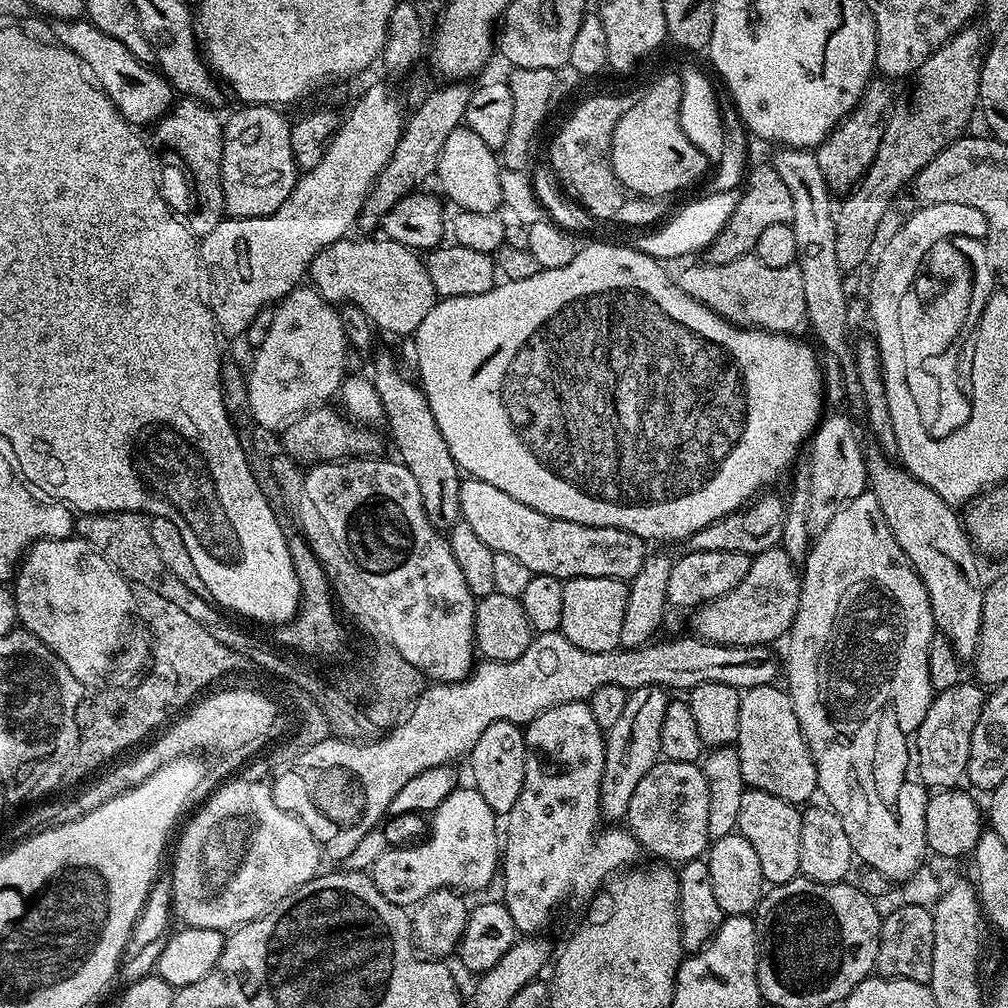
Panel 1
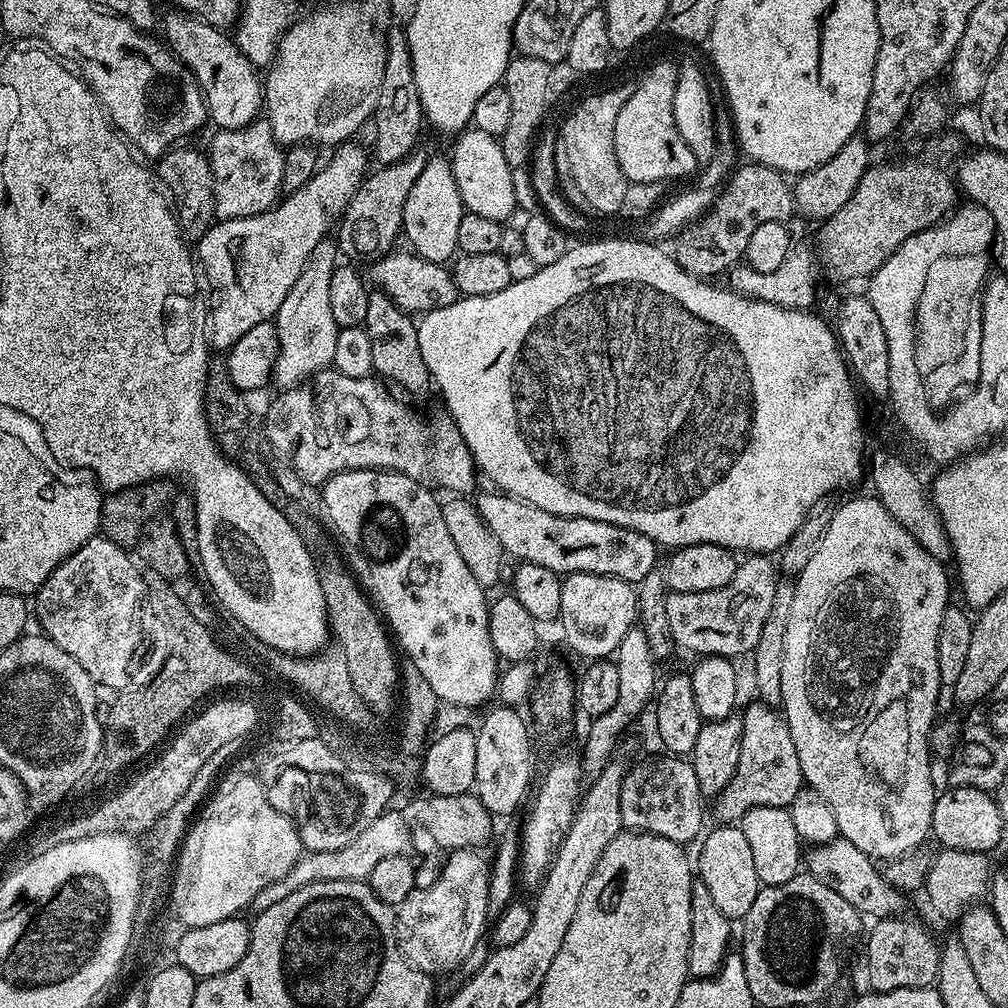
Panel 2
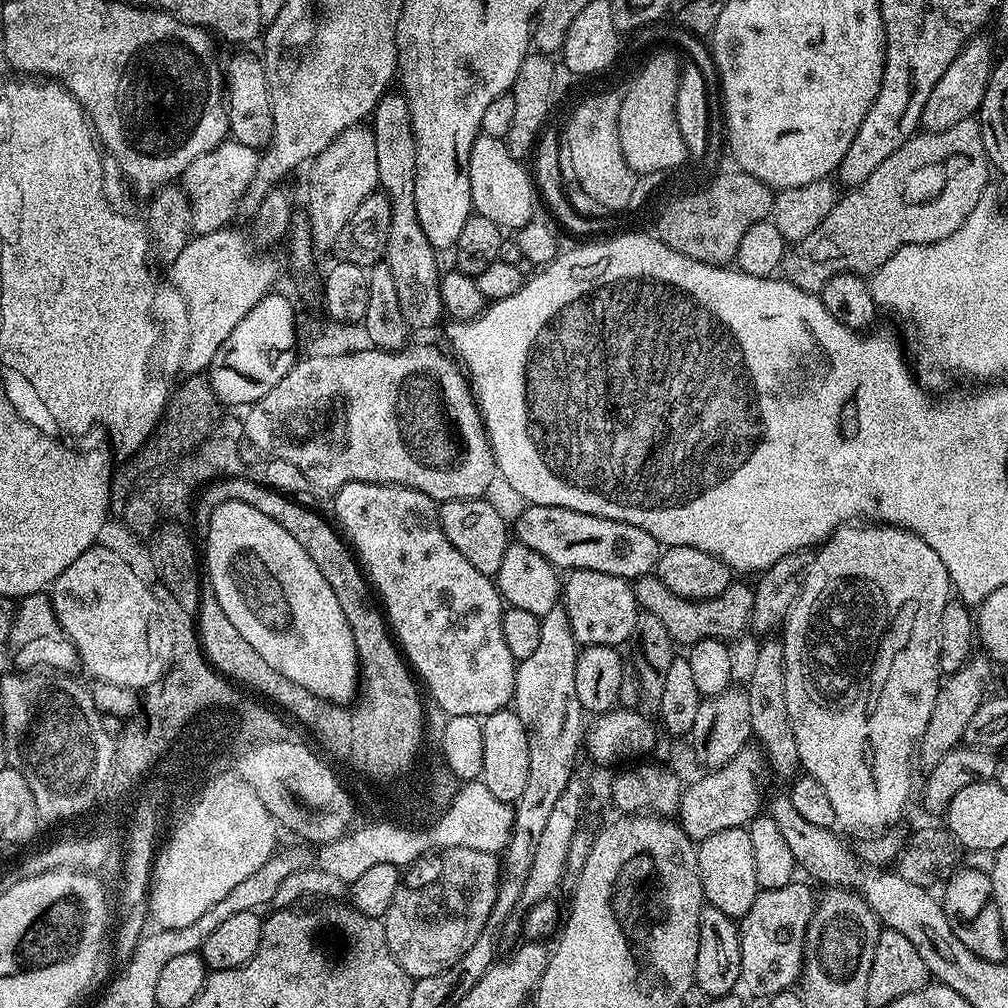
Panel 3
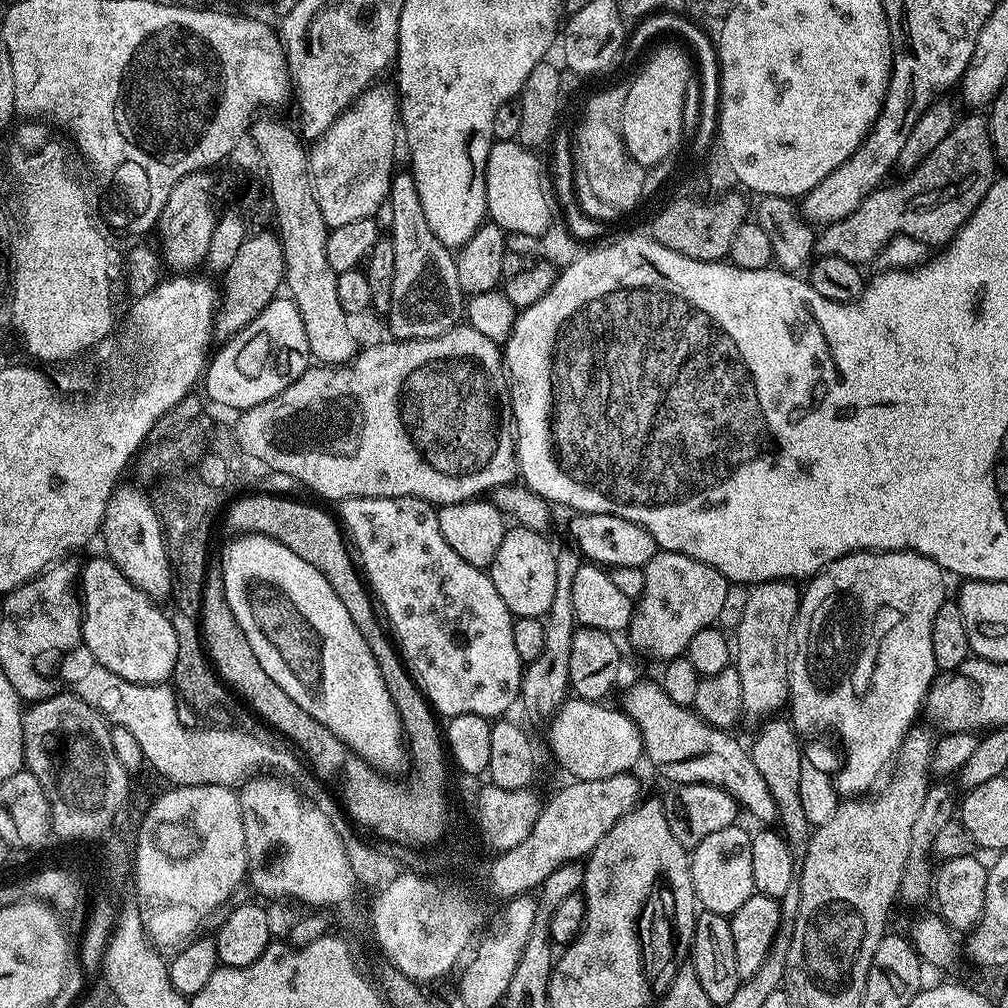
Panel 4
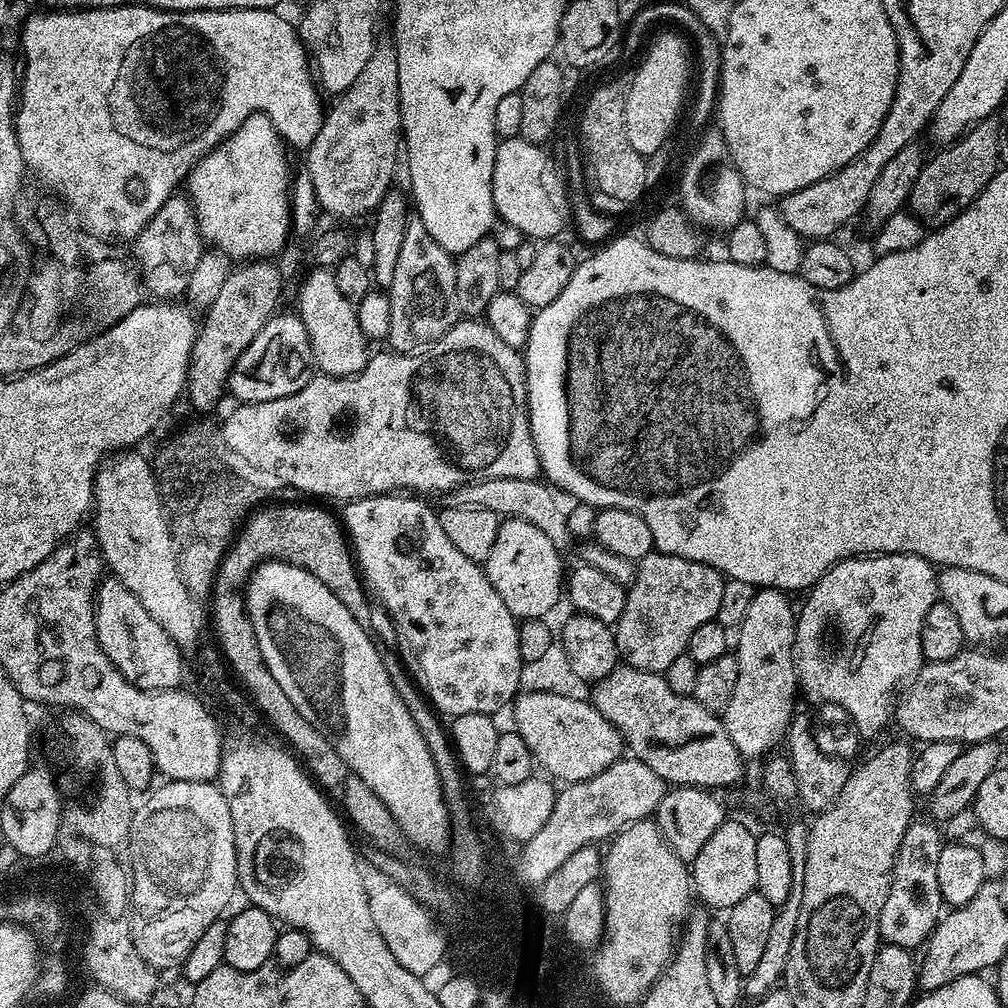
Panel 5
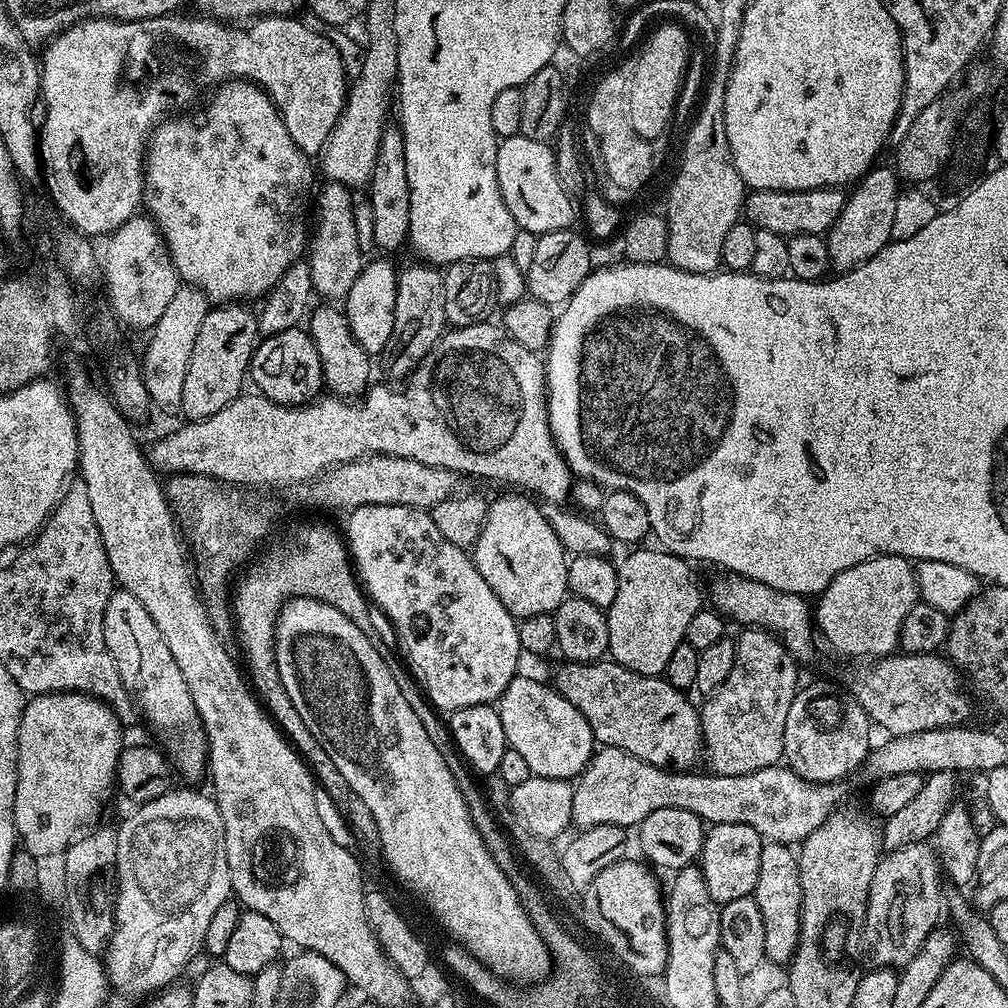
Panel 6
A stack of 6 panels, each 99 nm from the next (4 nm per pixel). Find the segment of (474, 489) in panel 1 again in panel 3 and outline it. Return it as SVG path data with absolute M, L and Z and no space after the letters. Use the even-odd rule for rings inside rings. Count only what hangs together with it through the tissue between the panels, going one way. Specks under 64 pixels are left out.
M528 504L525 512L514 520L514 536L519 543L530 546L530 550L538 550L538 554L546 556L558 570L602 570L606 574L621 576L623 580L635 581L637 576L649 575L660 561L662 546L646 530L638 526L630 526L626 522L618 522L610 518L602 518L594 514L582 514L562 506L542 506Z

